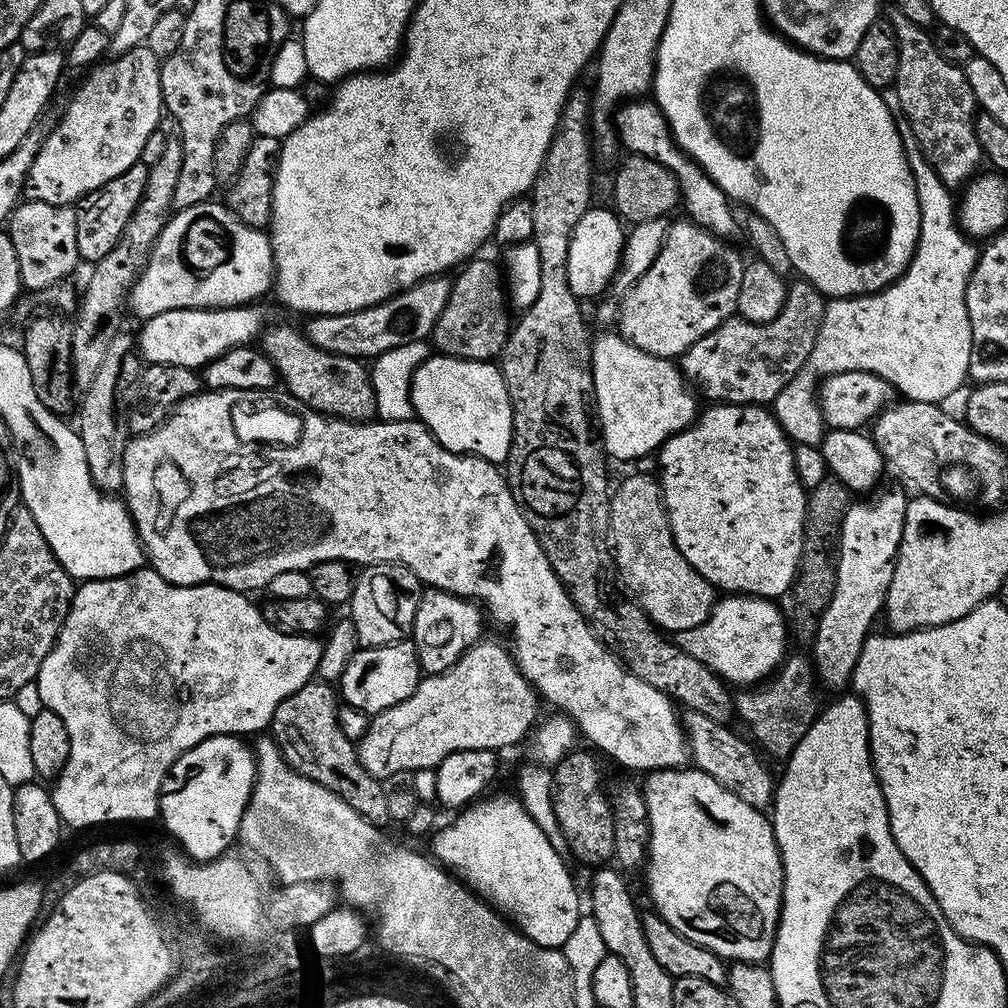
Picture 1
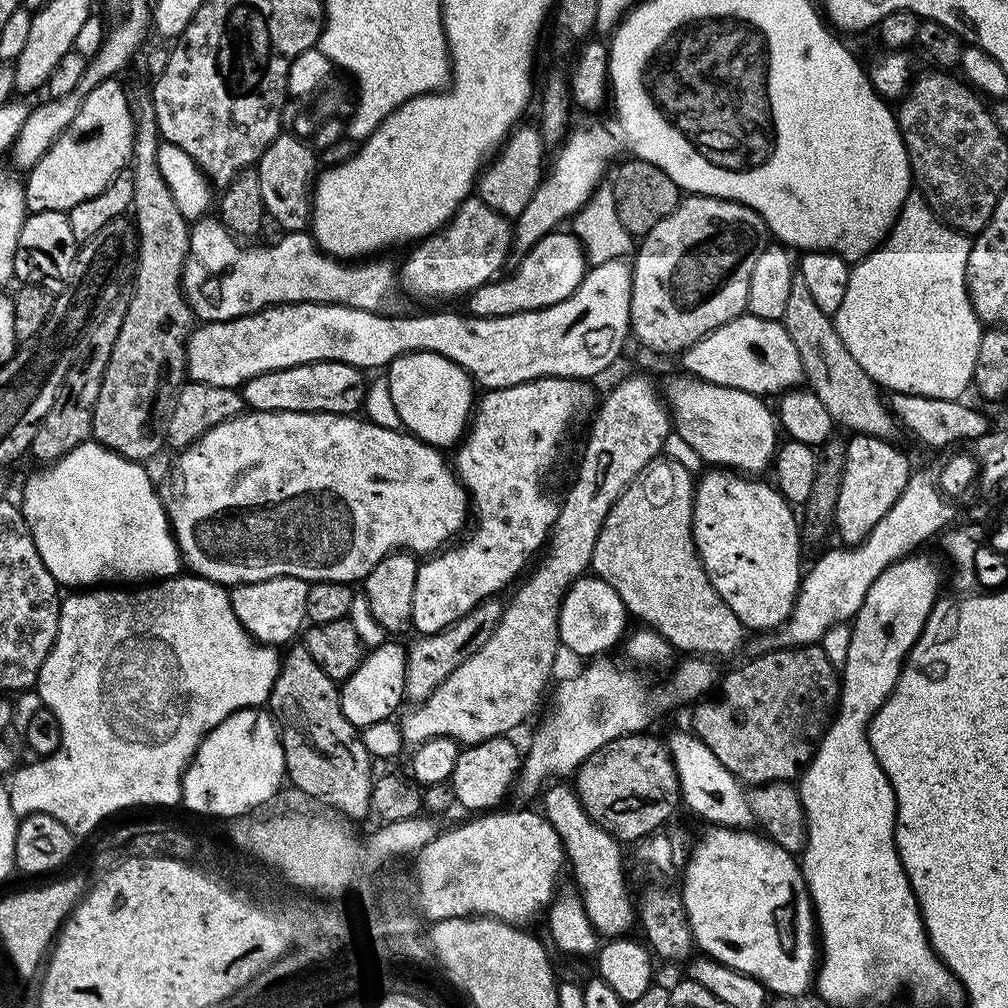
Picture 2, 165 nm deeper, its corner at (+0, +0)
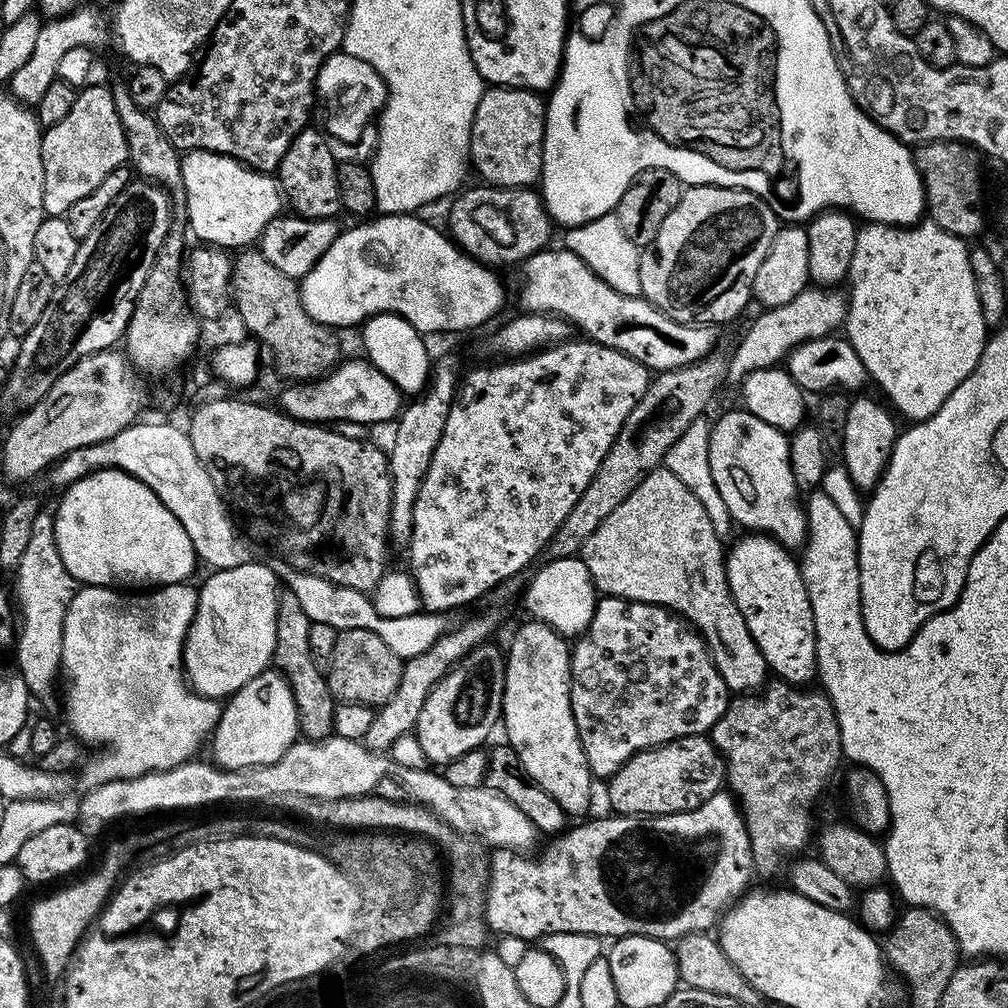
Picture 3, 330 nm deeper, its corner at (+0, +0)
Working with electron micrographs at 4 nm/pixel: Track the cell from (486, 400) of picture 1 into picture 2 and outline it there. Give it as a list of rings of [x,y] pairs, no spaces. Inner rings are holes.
[[[411,352],[388,365],[386,377],[402,425],[412,435],[441,450],[451,449],[463,437],[474,411],[474,381],[457,364],[438,354]]]

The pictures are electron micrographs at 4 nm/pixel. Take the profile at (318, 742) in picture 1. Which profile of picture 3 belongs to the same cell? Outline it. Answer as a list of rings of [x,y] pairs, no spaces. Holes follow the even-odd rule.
[[[287,590],[281,591],[272,664],[287,678],[290,690],[294,694],[296,723],[299,731],[307,739],[319,742],[333,735],[332,723],[338,704],[332,691],[328,689],[327,675],[322,671],[321,665],[314,659],[310,650],[312,624],[313,622],[306,616],[294,594]]]

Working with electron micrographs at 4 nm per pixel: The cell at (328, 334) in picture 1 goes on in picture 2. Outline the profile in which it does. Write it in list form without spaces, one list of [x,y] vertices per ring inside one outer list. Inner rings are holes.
[[[473,194],[456,208],[456,212],[448,219],[444,227],[424,237],[411,249],[412,253],[404,260],[398,270],[398,284],[412,296],[420,300],[452,300],[455,296],[467,297],[475,288],[480,288],[501,275],[500,267],[508,260],[508,251],[514,248],[514,224],[509,217],[498,214],[498,210],[490,210],[486,202]]]

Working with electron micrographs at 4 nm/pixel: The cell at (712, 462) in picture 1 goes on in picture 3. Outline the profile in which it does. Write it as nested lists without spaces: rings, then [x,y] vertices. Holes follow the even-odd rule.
[[[744,534],[733,548],[727,549],[724,565],[730,594],[742,618],[746,618],[746,630],[750,630],[750,638],[754,638],[762,658],[766,658],[769,669],[785,684],[807,685],[811,681],[808,679],[811,676],[813,679],[817,675],[816,635],[814,634],[814,610],[810,606],[810,598],[807,597],[801,565],[797,557],[783,544],[768,535]]]

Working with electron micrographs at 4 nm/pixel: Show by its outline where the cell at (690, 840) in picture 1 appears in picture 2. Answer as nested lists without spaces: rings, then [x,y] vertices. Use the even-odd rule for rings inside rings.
[[[712,826],[707,829],[708,833],[696,844],[696,849],[689,851],[686,856],[686,863],[683,865],[684,888],[684,909],[688,925],[692,931],[692,939],[695,947],[705,956],[722,962],[742,974],[752,976],[760,984],[768,989],[769,993],[780,998],[800,998],[803,992],[813,987],[814,977],[818,969],[818,929],[816,927],[816,913],[812,906],[812,898],[808,895],[808,888],[804,884],[804,873],[797,857],[791,852],[782,850],[773,840],[763,834],[757,834],[752,830],[741,830],[739,828],[720,828]]]

